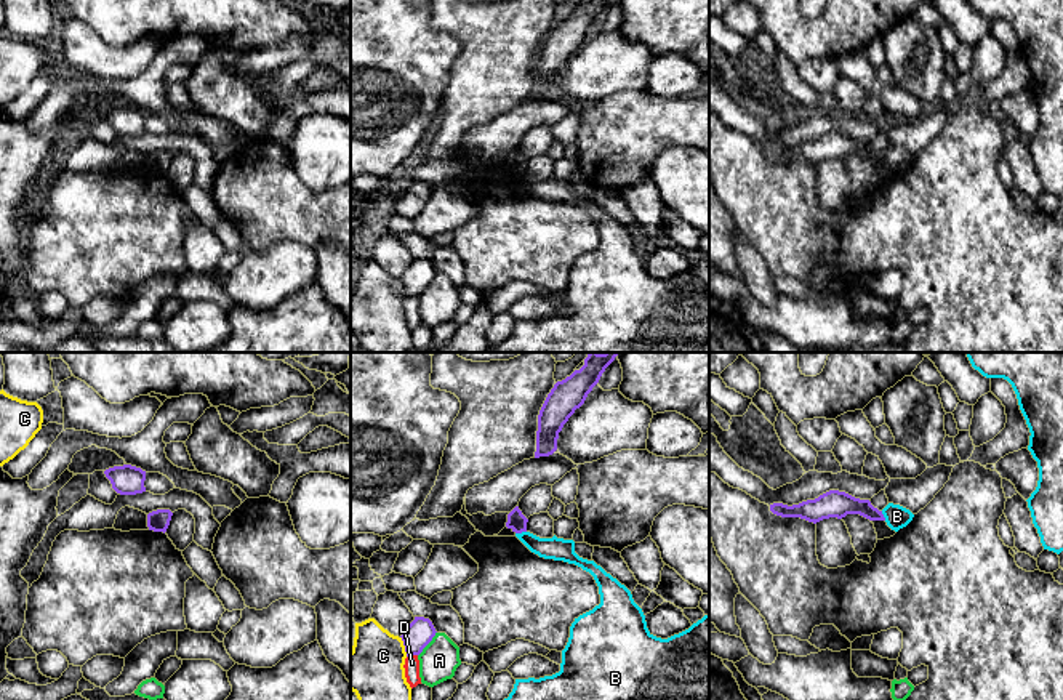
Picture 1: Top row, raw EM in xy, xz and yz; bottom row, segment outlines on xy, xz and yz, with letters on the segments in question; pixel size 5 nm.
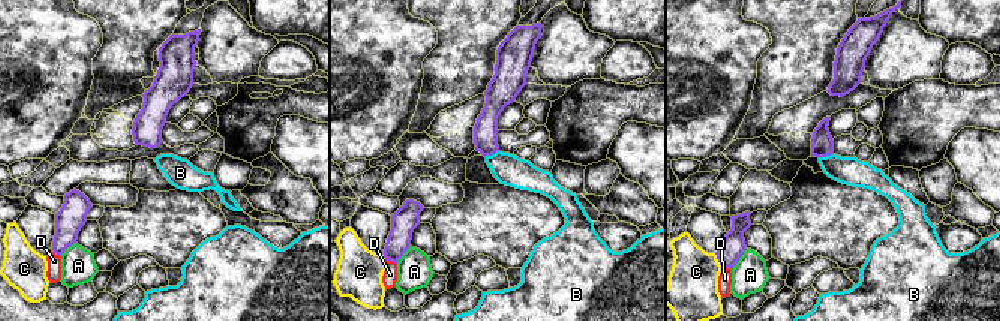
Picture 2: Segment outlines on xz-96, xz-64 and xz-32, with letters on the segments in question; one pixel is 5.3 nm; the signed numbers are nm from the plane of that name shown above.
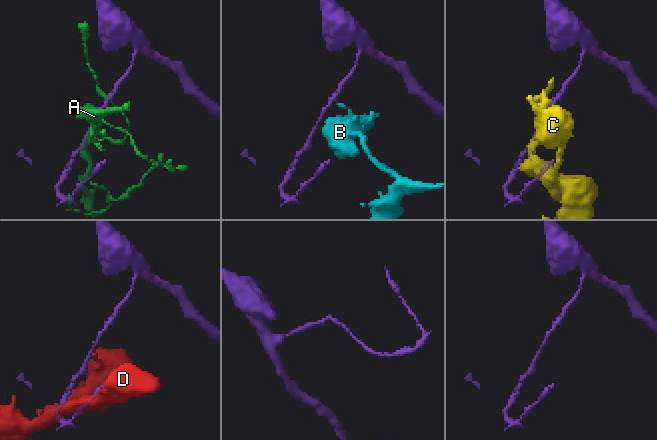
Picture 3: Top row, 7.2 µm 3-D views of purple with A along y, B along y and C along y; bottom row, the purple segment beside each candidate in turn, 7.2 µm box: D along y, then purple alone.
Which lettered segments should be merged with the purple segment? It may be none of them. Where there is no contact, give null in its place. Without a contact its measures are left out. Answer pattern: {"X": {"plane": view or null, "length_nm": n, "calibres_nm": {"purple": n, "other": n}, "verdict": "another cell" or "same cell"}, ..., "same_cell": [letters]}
{"A": {"plane": "xz", "length_nm": 160, "calibres_nm": {"purple": 140, "other": 190}, "verdict": "another cell"}, "B": {"plane": "xz", "length_nm": 60, "calibres_nm": {"purple": 90, "other": 110}, "verdict": "another cell"}, "C": {"plane": "xz", "length_nm": 110, "calibres_nm": {"purple": 140, "other": 300}, "verdict": "another cell"}, "D": {"plane": "xz", "length_nm": 60, "calibres_nm": {"purple": 140, "other": 80}, "verdict": "another cell"}, "same_cell": []}

